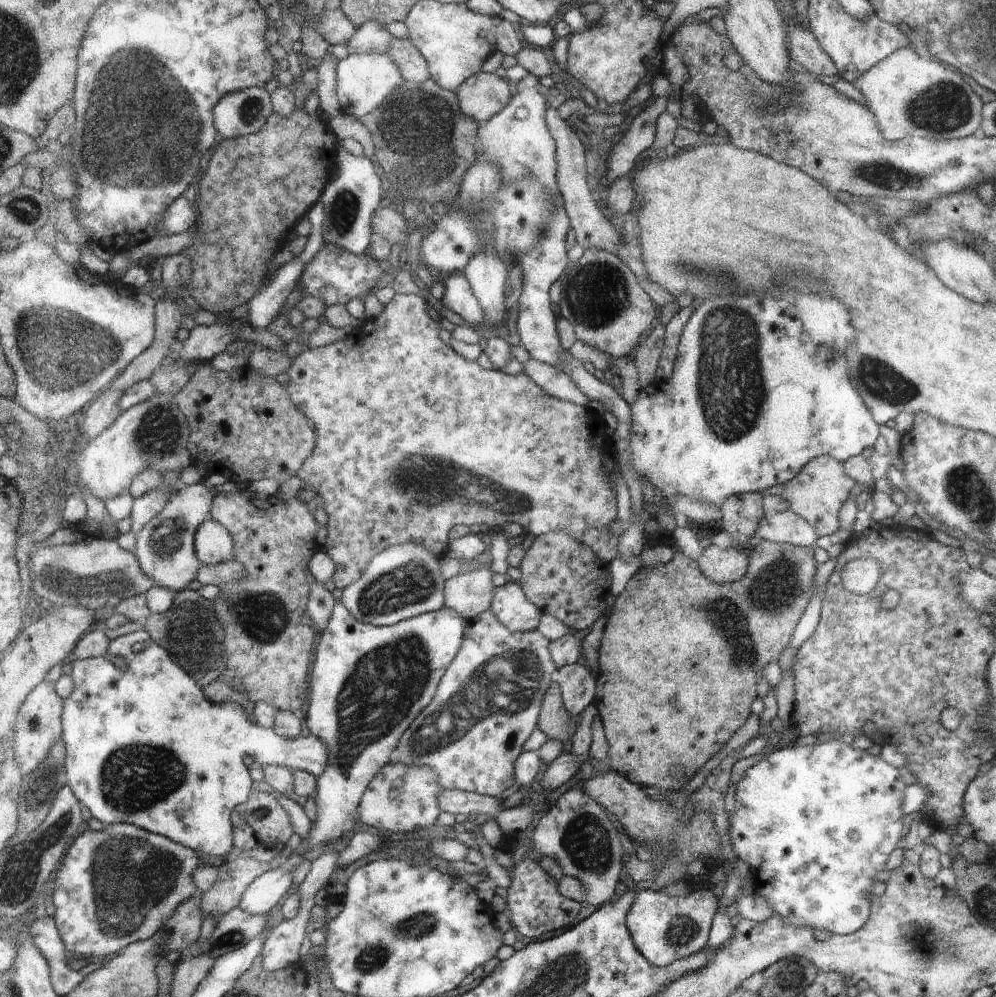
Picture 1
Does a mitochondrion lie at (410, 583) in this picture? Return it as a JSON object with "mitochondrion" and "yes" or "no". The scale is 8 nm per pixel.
{"mitochondrion":"yes"}

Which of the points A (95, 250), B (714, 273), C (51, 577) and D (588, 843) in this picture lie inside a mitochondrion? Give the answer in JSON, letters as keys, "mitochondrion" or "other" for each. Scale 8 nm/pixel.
{"A":"other","B":"mitochondrion","C":"mitochondrion","D":"mitochondrion"}

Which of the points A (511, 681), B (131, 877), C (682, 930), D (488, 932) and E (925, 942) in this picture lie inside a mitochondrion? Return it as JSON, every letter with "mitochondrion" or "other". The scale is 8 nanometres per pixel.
{"A":"mitochondrion","B":"mitochondrion","C":"mitochondrion","D":"other","E":"mitochondrion"}

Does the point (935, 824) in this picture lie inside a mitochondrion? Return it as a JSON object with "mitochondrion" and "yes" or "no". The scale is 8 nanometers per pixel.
{"mitochondrion":"no"}

